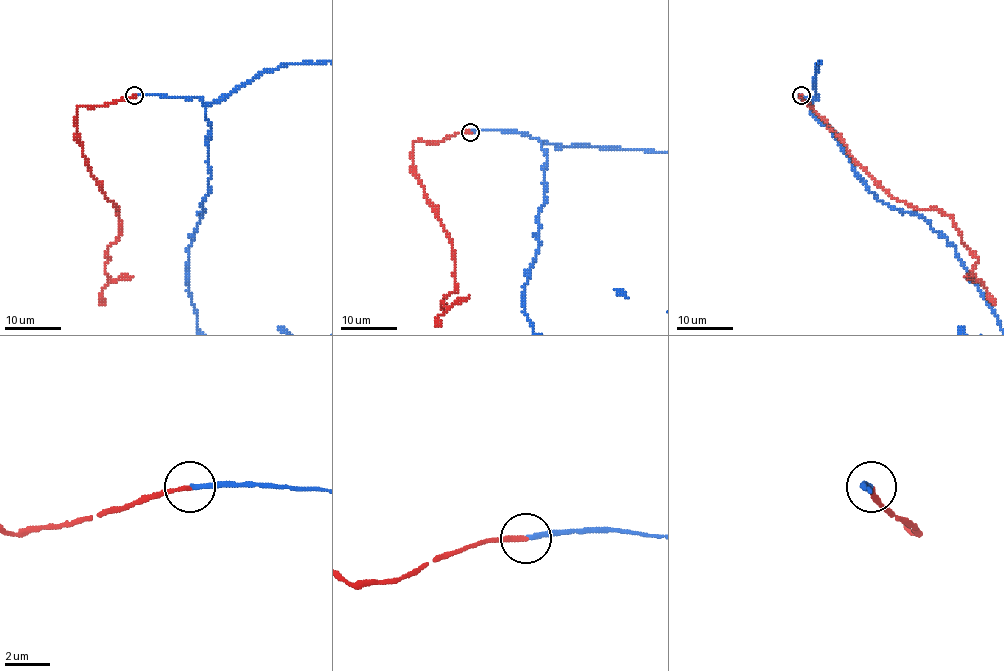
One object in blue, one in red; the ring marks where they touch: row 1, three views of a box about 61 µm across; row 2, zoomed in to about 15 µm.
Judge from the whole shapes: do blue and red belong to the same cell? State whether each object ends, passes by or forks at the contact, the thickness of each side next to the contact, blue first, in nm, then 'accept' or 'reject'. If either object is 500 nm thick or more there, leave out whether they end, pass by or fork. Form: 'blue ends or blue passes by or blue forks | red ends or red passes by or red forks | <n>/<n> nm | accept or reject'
blue ends | red ends | 220/190 nm | accept

